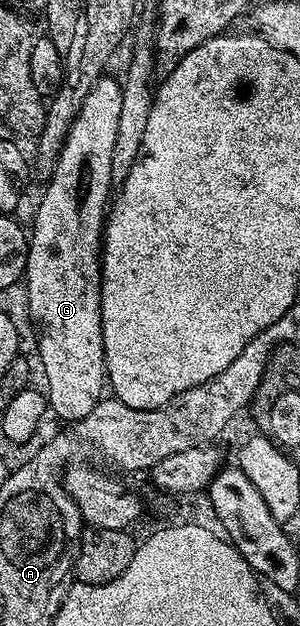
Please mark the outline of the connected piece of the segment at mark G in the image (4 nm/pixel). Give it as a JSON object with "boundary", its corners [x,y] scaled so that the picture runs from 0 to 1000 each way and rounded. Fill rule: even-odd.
{"boundary":[[[340,125],[317,131],[303,150],[277,157],[277,169],[237,201],[237,208],[217,222],[210,240],[190,254],[190,264],[177,273],[177,283],[147,296],[150,308],[137,313],[137,327],[123,332],[123,340],[110,345],[110,367],[93,372],[97,404],[90,406],[87,431],[77,442],[77,458],[83,457],[83,473],[97,478],[97,498],[110,503],[117,516],[137,522],[137,545],[123,550],[123,562],[137,567],[137,588],[150,593],[150,613],[160,637],[170,641],[170,658],[193,673],[233,671],[253,674],[290,668],[303,655],[343,636],[337,625],[357,620],[357,596],[350,593],[350,554],[343,553],[343,527],[337,526],[337,387],[343,382],[343,366],[350,361],[350,347],[357,343],[357,327],[370,319],[370,305],[380,299],[370,284],[370,240],[383,235],[383,206],[397,203],[397,176],[410,171],[410,150],[403,149],[403,134],[393,129]]]}

